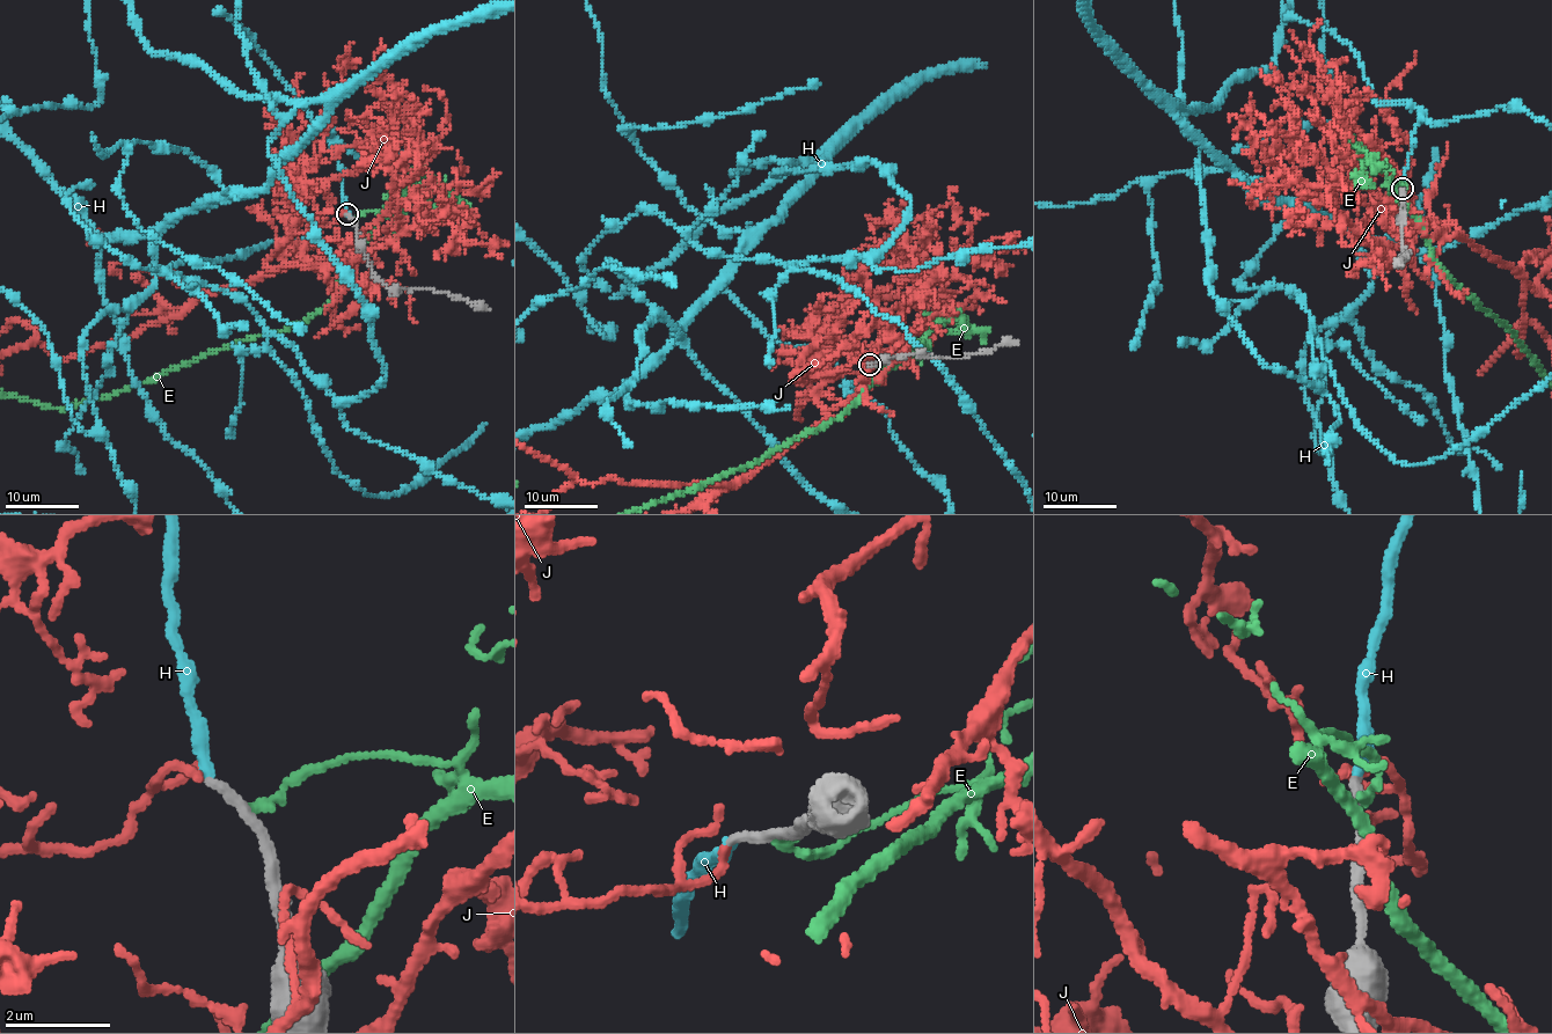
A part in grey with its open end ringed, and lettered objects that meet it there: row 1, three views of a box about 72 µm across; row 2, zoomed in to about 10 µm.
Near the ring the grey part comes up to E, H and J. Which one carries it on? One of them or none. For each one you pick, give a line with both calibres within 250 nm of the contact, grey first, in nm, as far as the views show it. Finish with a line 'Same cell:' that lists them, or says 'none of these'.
H: 190 nm thick on the grey side, 240 nm on the other
Same cell: H

